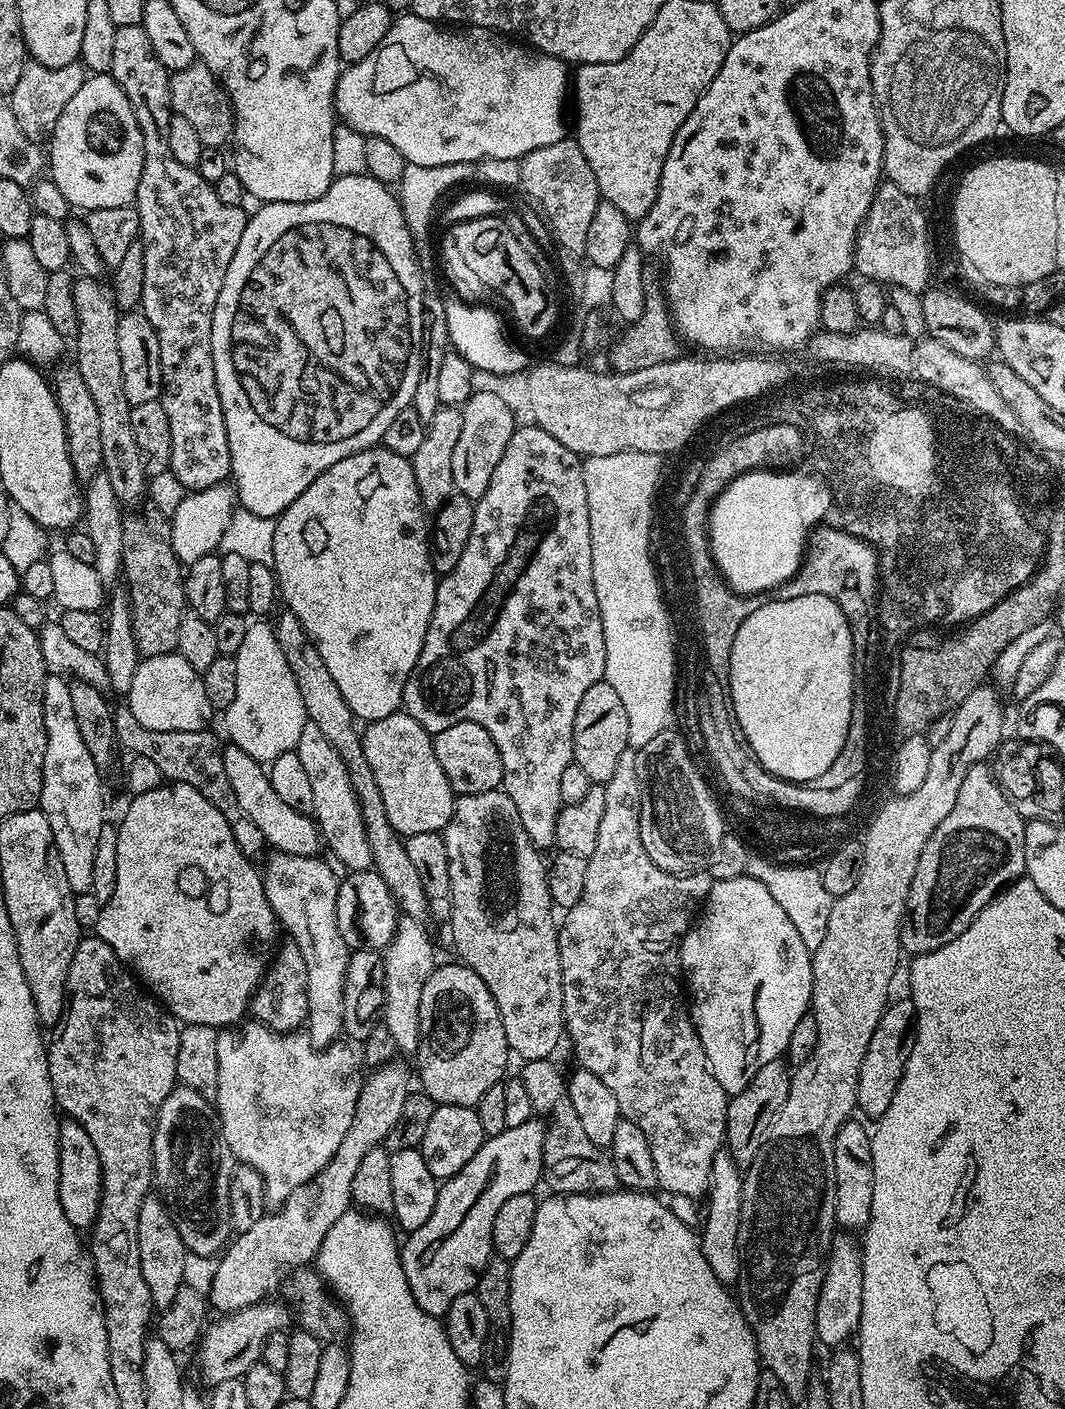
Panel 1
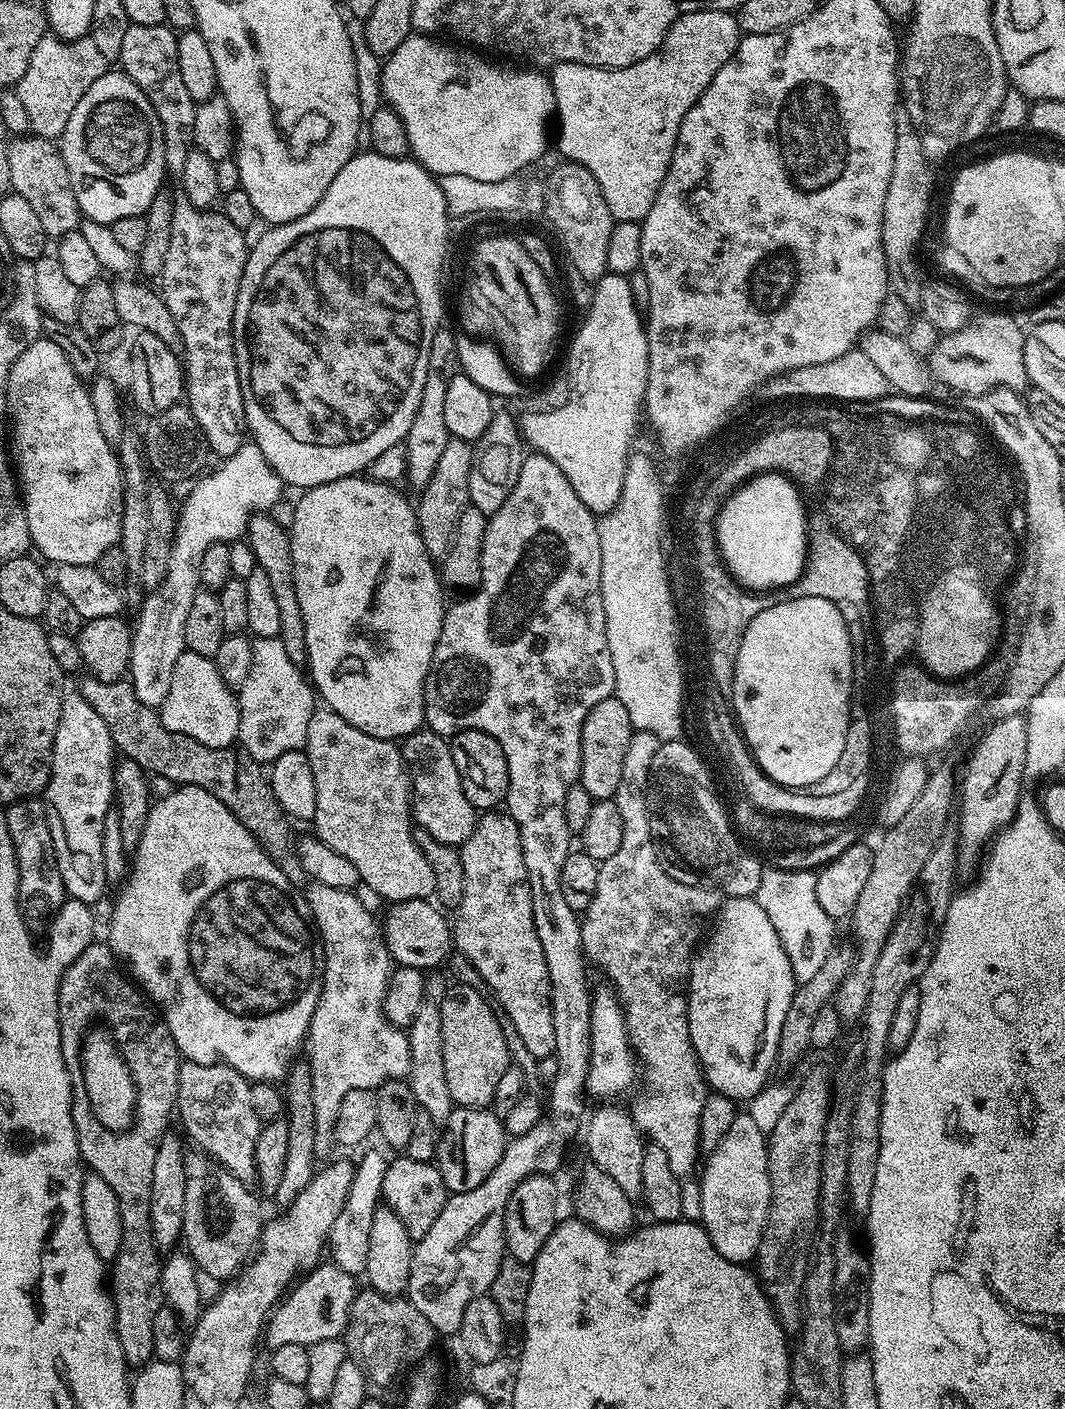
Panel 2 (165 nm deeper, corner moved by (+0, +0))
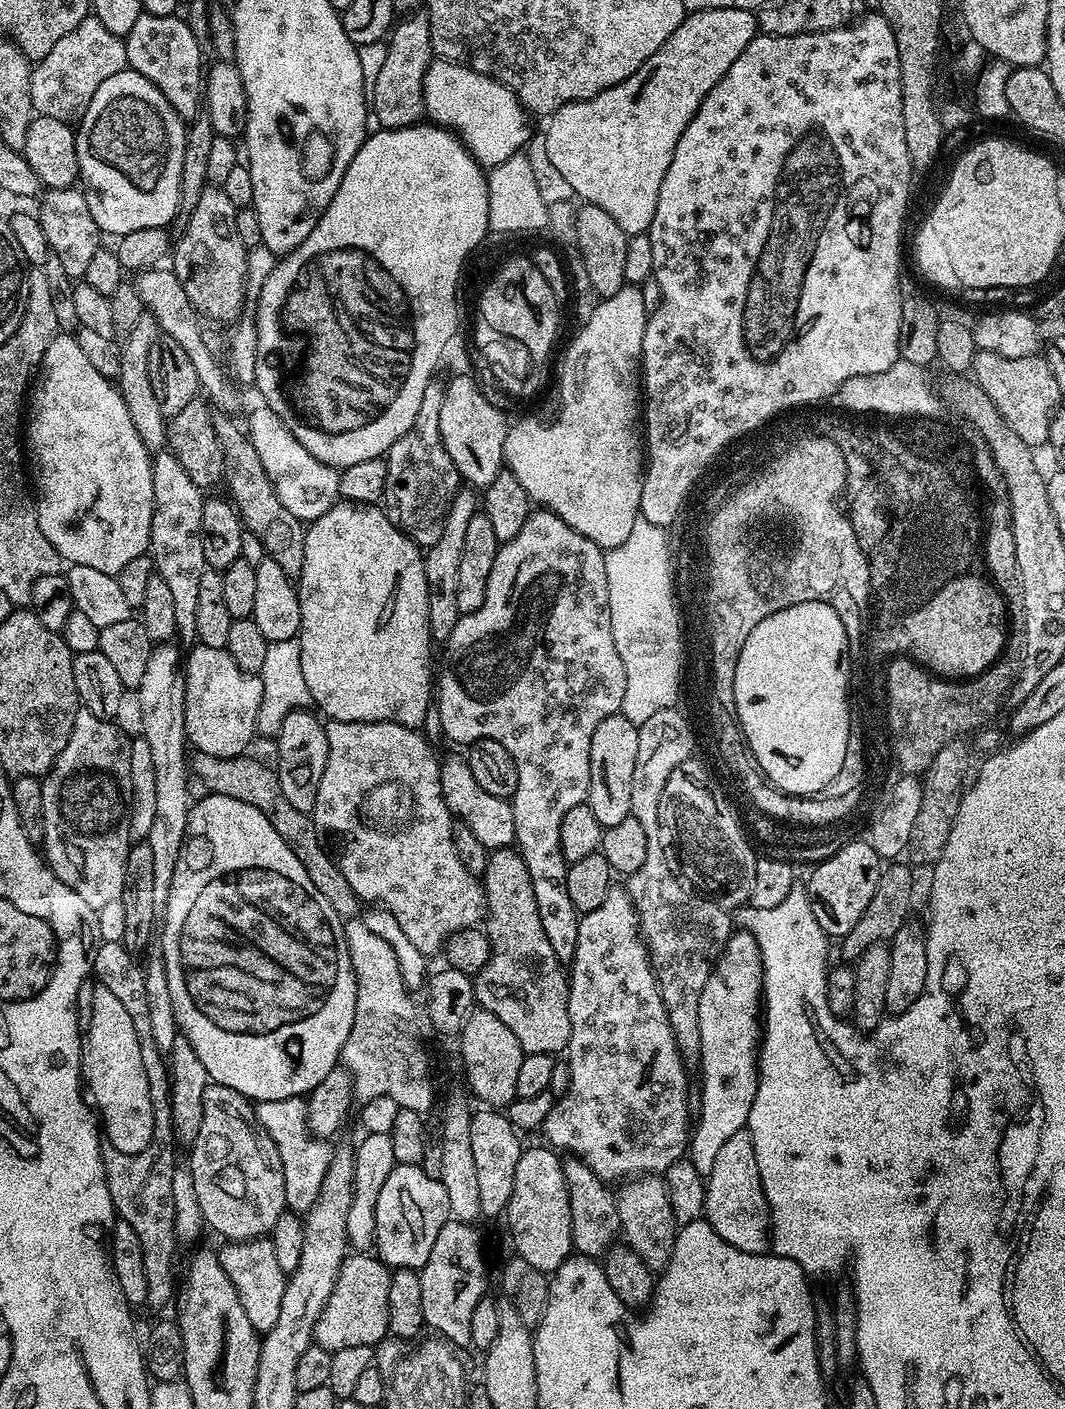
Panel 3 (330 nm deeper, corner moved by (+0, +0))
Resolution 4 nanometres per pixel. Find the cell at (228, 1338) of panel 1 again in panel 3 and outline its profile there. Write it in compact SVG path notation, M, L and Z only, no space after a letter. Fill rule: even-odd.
M350 1254L344 1260L338 1282L316 1323L315 1343L333 1353L346 1346L375 1346L389 1335L388 1307L392 1272L372 1254ZM372 1255L372 1256L368 1256Z

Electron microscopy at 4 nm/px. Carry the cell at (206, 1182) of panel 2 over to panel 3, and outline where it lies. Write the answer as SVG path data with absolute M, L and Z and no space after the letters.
M271 1239L228 1242L223 1246L225 1248L218 1252L220 1261L242 1302L242 1310L246 1310L246 1318L250 1318L250 1326L254 1326L258 1334L274 1330L274 1322L278 1322L282 1311L286 1273L278 1266Z

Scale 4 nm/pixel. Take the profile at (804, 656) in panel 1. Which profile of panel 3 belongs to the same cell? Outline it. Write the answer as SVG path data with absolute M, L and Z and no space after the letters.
M824 601L802 602L798 606L778 610L778 614L770 614L770 618L762 618L762 622L758 622L758 626L754 626L754 630L750 630L750 638L746 638L746 646L742 646L742 654L738 654L738 666L734 670L734 702L736 703L736 718L739 729L743 736L752 736L752 748L756 748L756 756L760 756L760 764L764 764L764 768L768 768L768 772L772 772L772 780L780 780L780 784L784 784L784 788L792 788L792 792L812 792L812 788L820 788L820 784L826 783L828 776L832 776L832 772L836 772L836 768L840 768L840 756L844 756L844 736L848 736L848 716L844 716L844 707L850 703L850 668L846 663L848 660L849 635L849 629L842 624L838 614L829 606L826 606Z

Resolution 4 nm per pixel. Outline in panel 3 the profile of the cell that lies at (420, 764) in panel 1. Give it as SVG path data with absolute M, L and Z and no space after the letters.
M463 755L443 757L440 766L440 792L453 817L468 828L484 848L495 850L515 845L514 810L511 803L494 794L486 794L486 790L482 790L482 786L474 782L474 774L470 774L470 766Z

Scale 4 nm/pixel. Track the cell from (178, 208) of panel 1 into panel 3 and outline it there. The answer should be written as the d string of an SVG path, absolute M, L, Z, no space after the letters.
M144 12L134 22L134 30L124 40L128 68L142 74L174 106L185 122L191 122L202 112L202 89L206 75L205 65L200 65L202 53L187 19L179 15L155 16Z

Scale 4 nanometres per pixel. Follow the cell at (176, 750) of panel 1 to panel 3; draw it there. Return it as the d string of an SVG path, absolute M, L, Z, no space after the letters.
M196 752L190 760L190 772L205 784L209 793L217 792L226 798L238 798L238 802L250 802L254 810L262 810L266 818L270 818L270 826L282 834L282 838L294 850L298 862L306 866L306 874L310 874L310 882L318 886L322 898L334 906L341 918L356 918L361 915L362 901L354 894L350 882L346 882L346 874L342 874L339 863L328 857L324 849L321 833L318 831L311 815L307 812L294 810L286 794L282 794L282 786L278 786L278 778L271 767L268 768L260 760L255 760L252 754L235 756L234 758L214 758L205 752Z

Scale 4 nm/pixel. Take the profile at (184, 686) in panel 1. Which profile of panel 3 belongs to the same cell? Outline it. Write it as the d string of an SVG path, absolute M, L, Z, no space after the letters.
M197 643L187 653L182 664L184 674L184 693L186 694L186 714L184 715L184 734L189 745L196 752L205 752L214 758L234 758L249 751L248 743L257 739L256 723L258 710L262 706L262 682L255 672L243 672L230 658L227 648L215 648Z

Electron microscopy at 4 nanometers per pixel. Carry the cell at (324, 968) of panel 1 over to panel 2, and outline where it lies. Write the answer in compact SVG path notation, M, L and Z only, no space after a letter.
M309 883L306 888L308 905L312 911L312 922L315 931L318 933L318 939L324 950L324 981L322 982L322 994L318 1006L314 1010L314 1018L310 1018L308 1035L306 1037L306 1049L308 1056L306 1062L310 1066L310 1078L312 1079L312 1089L314 1090L314 1118L316 1119L316 1151L324 1154L331 1148L334 1148L334 1133L336 1130L336 1119L338 1110L342 1106L342 1098L350 1094L350 1090L375 1090L388 1080L403 1080L407 1077L410 1070L410 1046L408 1045L408 1034L405 1029L395 1028L387 1018L384 1017L384 995L388 989L388 979L392 977L394 971L394 961L389 954L388 948L384 945L381 925L372 917L372 912L359 900L355 891L344 889L335 889L334 886L326 886L319 883Z

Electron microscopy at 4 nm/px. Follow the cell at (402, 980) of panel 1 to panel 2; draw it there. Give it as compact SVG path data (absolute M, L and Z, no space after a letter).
M440 974L427 977L424 986L424 1001L418 1006L418 1014L414 1014L412 1025L407 1028L408 1045L410 1046L410 1070L407 1082L414 1090L416 1107L426 1110L435 1122L442 1122L452 1113L453 1102L450 1089L446 1086L446 1065L442 1062L442 1018L440 1003L446 991L446 983Z

